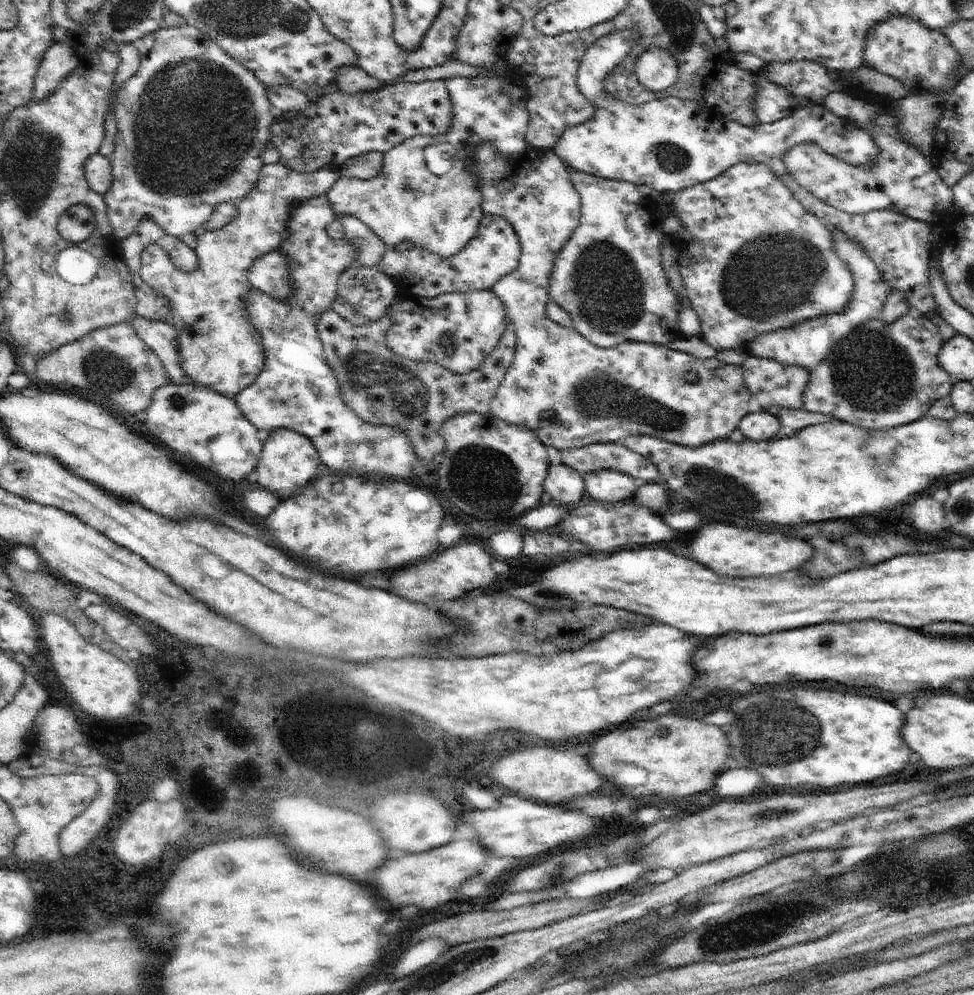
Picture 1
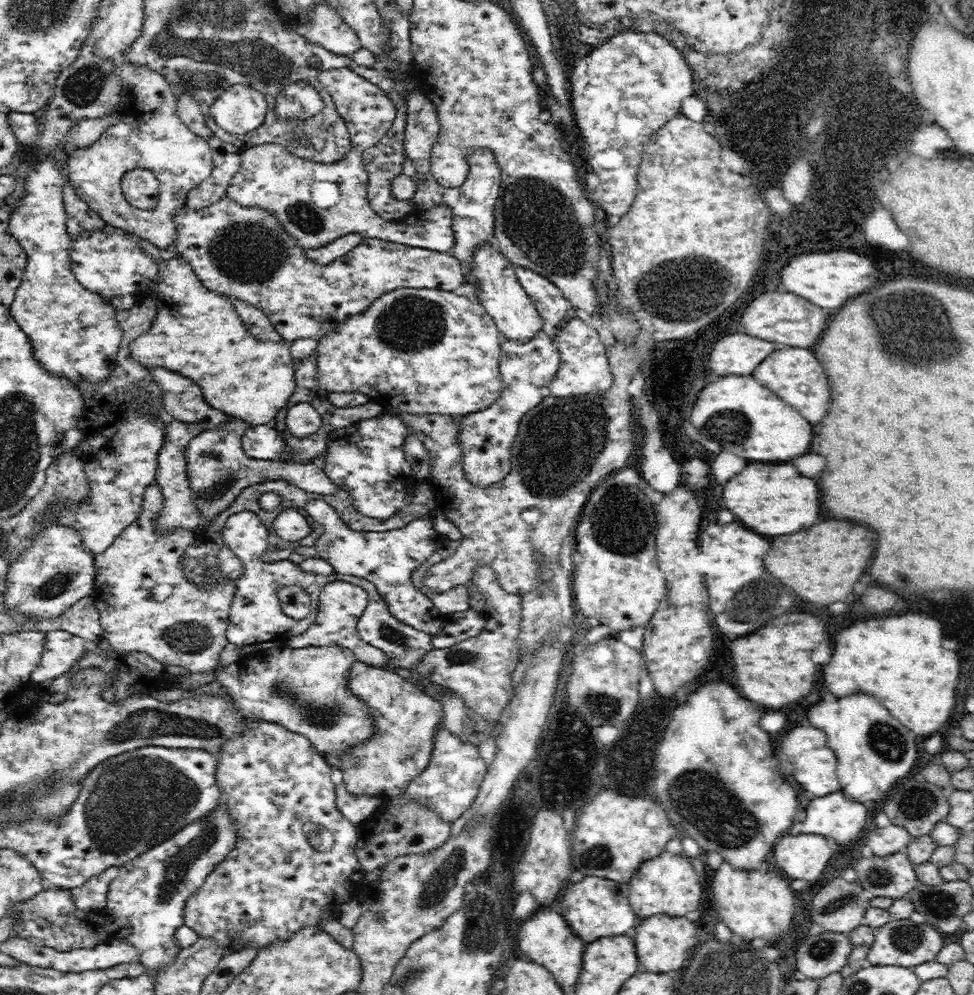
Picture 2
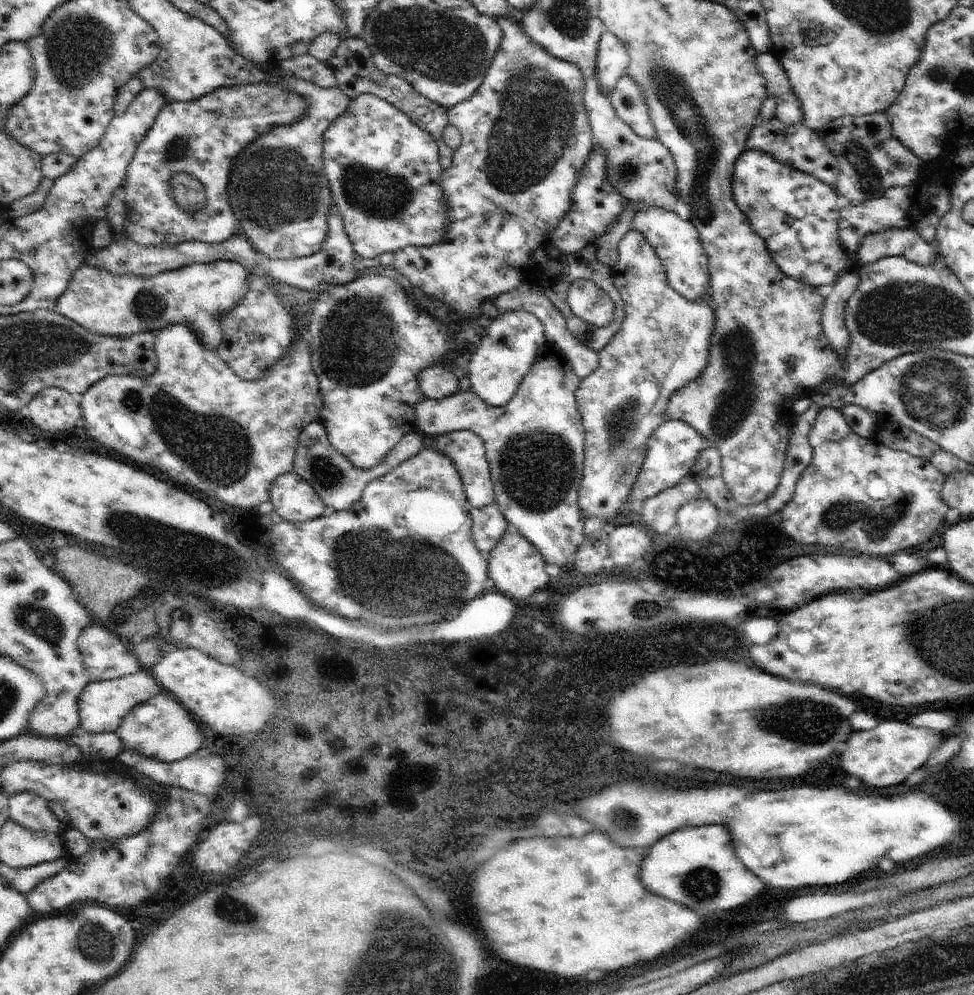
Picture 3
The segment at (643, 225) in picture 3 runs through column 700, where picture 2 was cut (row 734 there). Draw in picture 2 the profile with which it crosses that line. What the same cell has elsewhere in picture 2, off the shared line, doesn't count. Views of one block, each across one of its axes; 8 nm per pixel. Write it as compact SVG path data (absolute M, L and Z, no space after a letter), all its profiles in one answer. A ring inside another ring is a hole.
M246 718L246 724L244 724L244 732L230 738L222 750L222 762L216 764L216 784L220 786L222 790L222 802L226 804L228 808L228 816L232 818L232 824L236 824L236 844L234 848L228 852L226 860L222 860L212 872L210 876L206 876L206 882L202 884L202 888L190 896L190 900L186 902L186 910L184 910L184 926L190 926L194 932L206 938L214 938L216 944L224 950L224 956L228 954L236 954L236 950L240 950L242 946L258 946L260 948L266 948L274 942L282 942L282 940L290 940L290 936L294 936L294 932L298 932L300 928L306 928L306 926L320 926L322 918L338 918L340 916L340 904L352 900L352 894L356 892L356 886L358 882L362 882L362 866L360 866L360 860L358 860L358 854L356 854L356 842L358 842L358 826L354 826L354 822L350 822L346 816L342 816L342 812L336 808L336 784L332 782L330 774L332 774L332 768L330 764L318 754L318 750L314 748L314 744L298 734L298 732L290 732L286 726L282 724L266 724L262 720L256 720L256 718ZM314 828L328 828L328 832L324 834L316 834Z

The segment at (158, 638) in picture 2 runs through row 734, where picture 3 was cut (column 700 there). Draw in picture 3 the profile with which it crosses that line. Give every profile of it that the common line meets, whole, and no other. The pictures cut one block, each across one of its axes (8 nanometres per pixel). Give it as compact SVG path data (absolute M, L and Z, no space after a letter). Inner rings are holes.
M625 232L617 246L617 256L619 258L611 268L609 282L617 288L623 300L623 322L617 334L605 344L605 348L597 352L599 366L585 380L581 380L575 390L577 412L581 414L581 424L585 430L583 480L577 504L585 520L599 518L603 522L627 512L633 482L637 480L637 474L647 456L649 436L665 422L665 408L671 394L695 380L701 370L705 370L709 356L709 338L715 324L715 312L709 298L693 304L669 286L661 260L641 232Z

